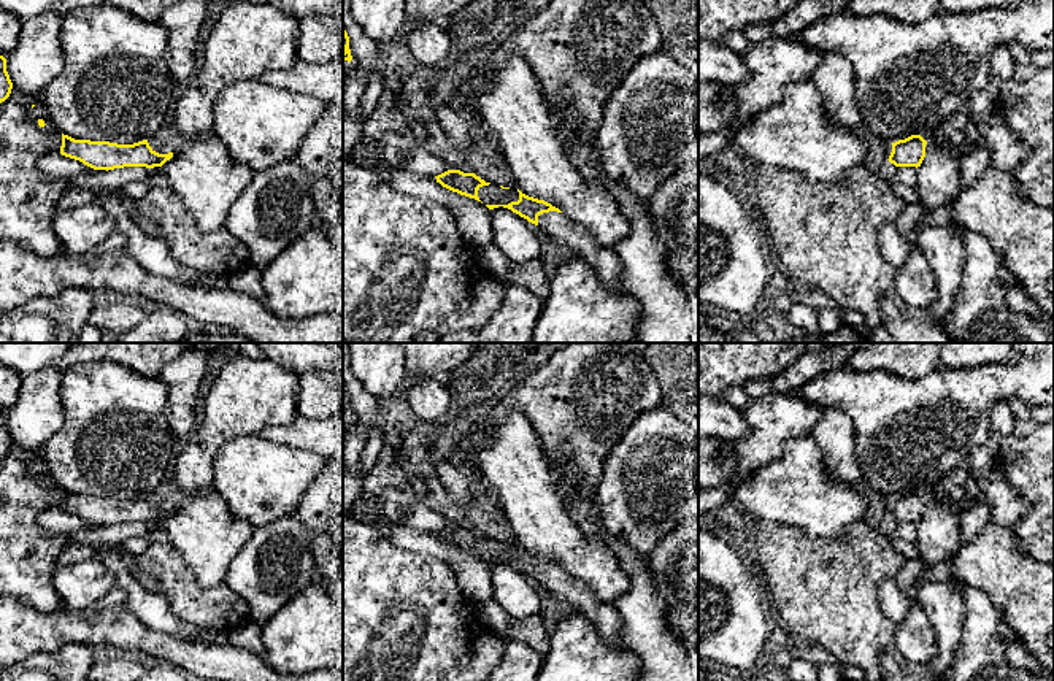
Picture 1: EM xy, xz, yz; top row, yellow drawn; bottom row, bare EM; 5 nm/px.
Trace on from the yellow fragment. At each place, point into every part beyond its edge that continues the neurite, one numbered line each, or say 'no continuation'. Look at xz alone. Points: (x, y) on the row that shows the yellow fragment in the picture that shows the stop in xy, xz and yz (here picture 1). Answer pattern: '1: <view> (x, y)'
1: xz (603, 261)

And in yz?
no continuation

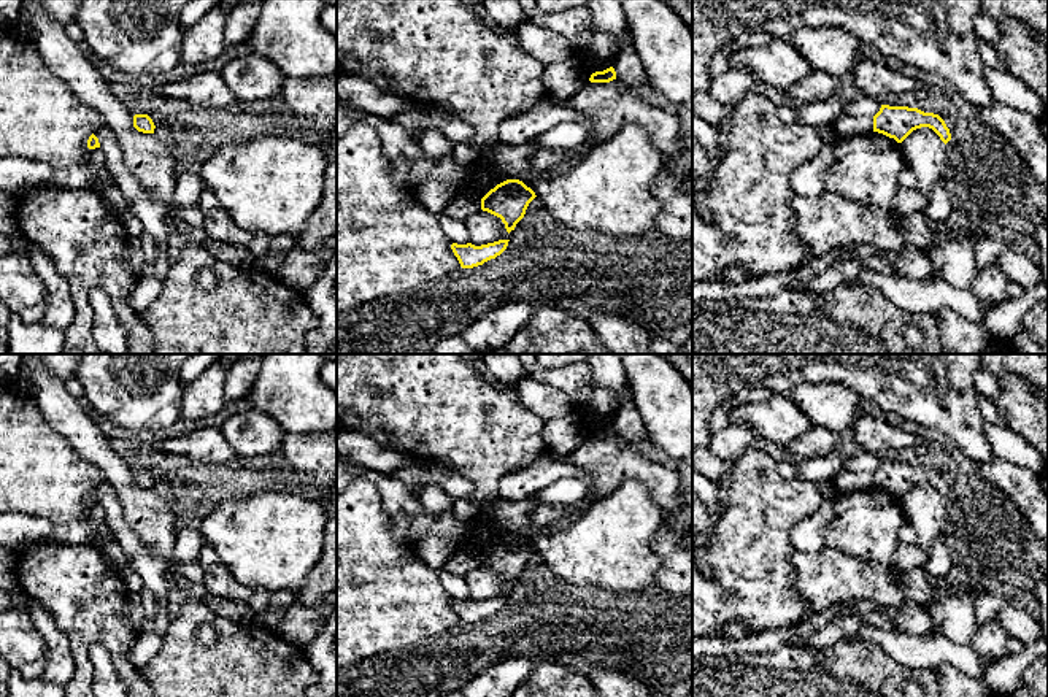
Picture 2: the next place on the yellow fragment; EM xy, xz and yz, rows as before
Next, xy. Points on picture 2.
no continuation

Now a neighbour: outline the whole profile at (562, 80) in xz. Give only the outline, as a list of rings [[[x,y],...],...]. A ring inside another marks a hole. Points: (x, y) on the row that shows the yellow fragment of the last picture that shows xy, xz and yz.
[[[573,54],[562,62],[546,65],[541,81],[548,97],[565,102],[589,83],[589,76],[581,59]]]

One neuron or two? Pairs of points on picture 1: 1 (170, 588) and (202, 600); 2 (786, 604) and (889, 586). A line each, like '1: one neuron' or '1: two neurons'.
1: one neuron
2: two neurons

